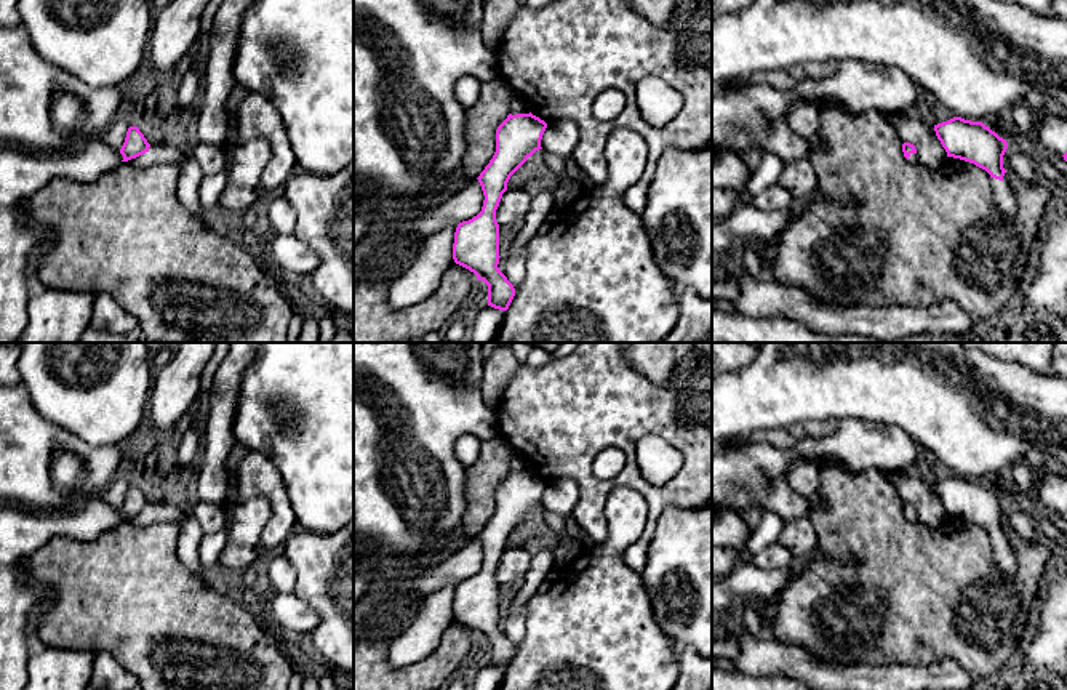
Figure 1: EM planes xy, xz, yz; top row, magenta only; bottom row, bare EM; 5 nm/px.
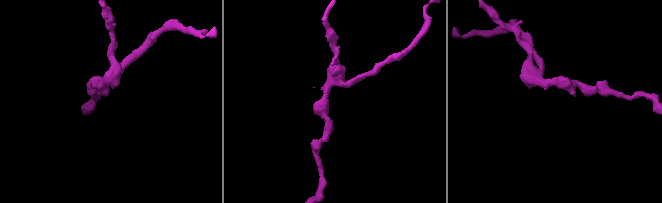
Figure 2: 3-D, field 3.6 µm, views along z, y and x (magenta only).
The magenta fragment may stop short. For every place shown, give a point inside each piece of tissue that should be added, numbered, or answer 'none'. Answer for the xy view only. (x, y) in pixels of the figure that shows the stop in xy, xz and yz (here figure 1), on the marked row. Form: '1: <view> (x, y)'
1: xy (23, 172)

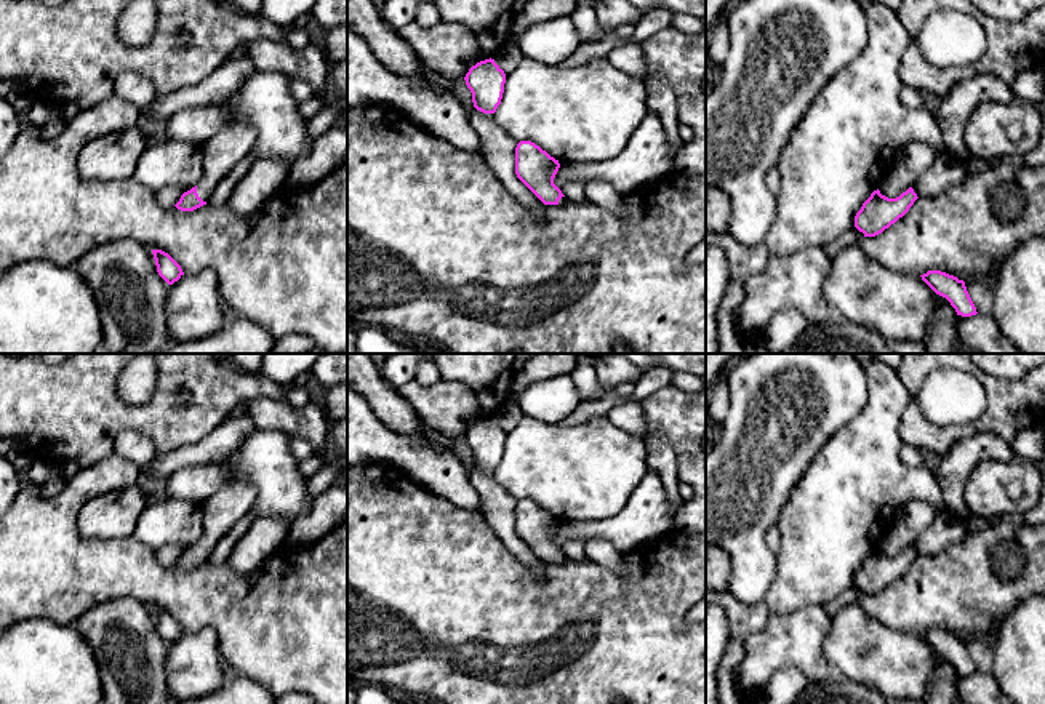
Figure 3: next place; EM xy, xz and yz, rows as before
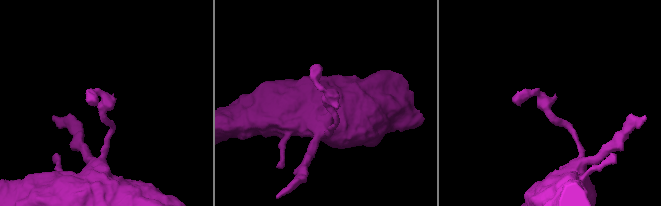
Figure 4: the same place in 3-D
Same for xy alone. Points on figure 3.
1: xy (232, 143)

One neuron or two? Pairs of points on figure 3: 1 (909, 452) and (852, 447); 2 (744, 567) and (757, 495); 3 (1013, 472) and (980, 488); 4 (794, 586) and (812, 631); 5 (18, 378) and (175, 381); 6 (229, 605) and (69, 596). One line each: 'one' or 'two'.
1: two
2: one
3: one
4: two
5: one
6: one

